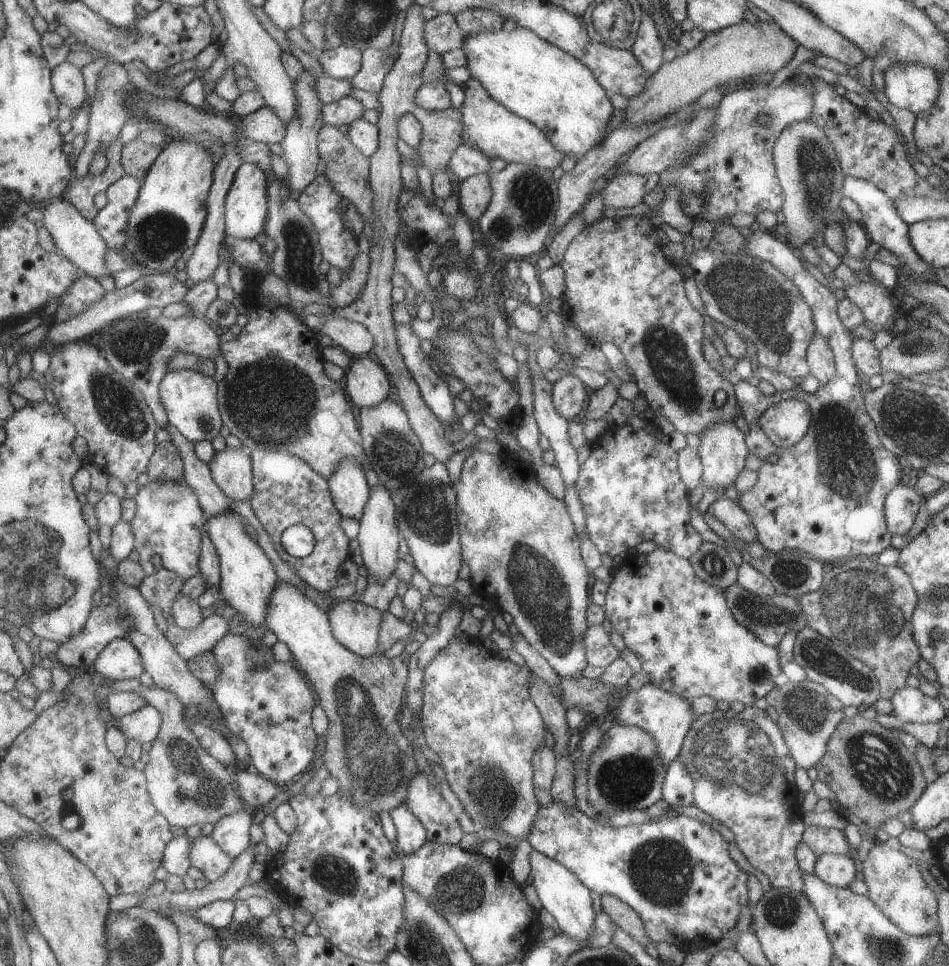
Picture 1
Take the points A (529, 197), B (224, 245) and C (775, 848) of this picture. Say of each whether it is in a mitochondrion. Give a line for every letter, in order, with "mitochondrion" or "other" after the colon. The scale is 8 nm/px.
A: mitochondrion
B: other
C: other

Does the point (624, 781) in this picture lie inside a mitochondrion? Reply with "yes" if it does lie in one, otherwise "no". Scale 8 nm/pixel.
yes

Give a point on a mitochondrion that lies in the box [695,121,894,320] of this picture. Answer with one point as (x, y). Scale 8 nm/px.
(817, 174)

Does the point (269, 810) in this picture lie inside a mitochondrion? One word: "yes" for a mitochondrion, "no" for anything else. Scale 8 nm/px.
no

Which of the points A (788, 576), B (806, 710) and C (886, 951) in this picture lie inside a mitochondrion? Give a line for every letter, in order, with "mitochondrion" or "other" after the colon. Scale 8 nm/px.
A: mitochondrion
B: mitochondrion
C: mitochondrion

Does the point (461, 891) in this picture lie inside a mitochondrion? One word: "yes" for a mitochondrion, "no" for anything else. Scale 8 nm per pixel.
yes

